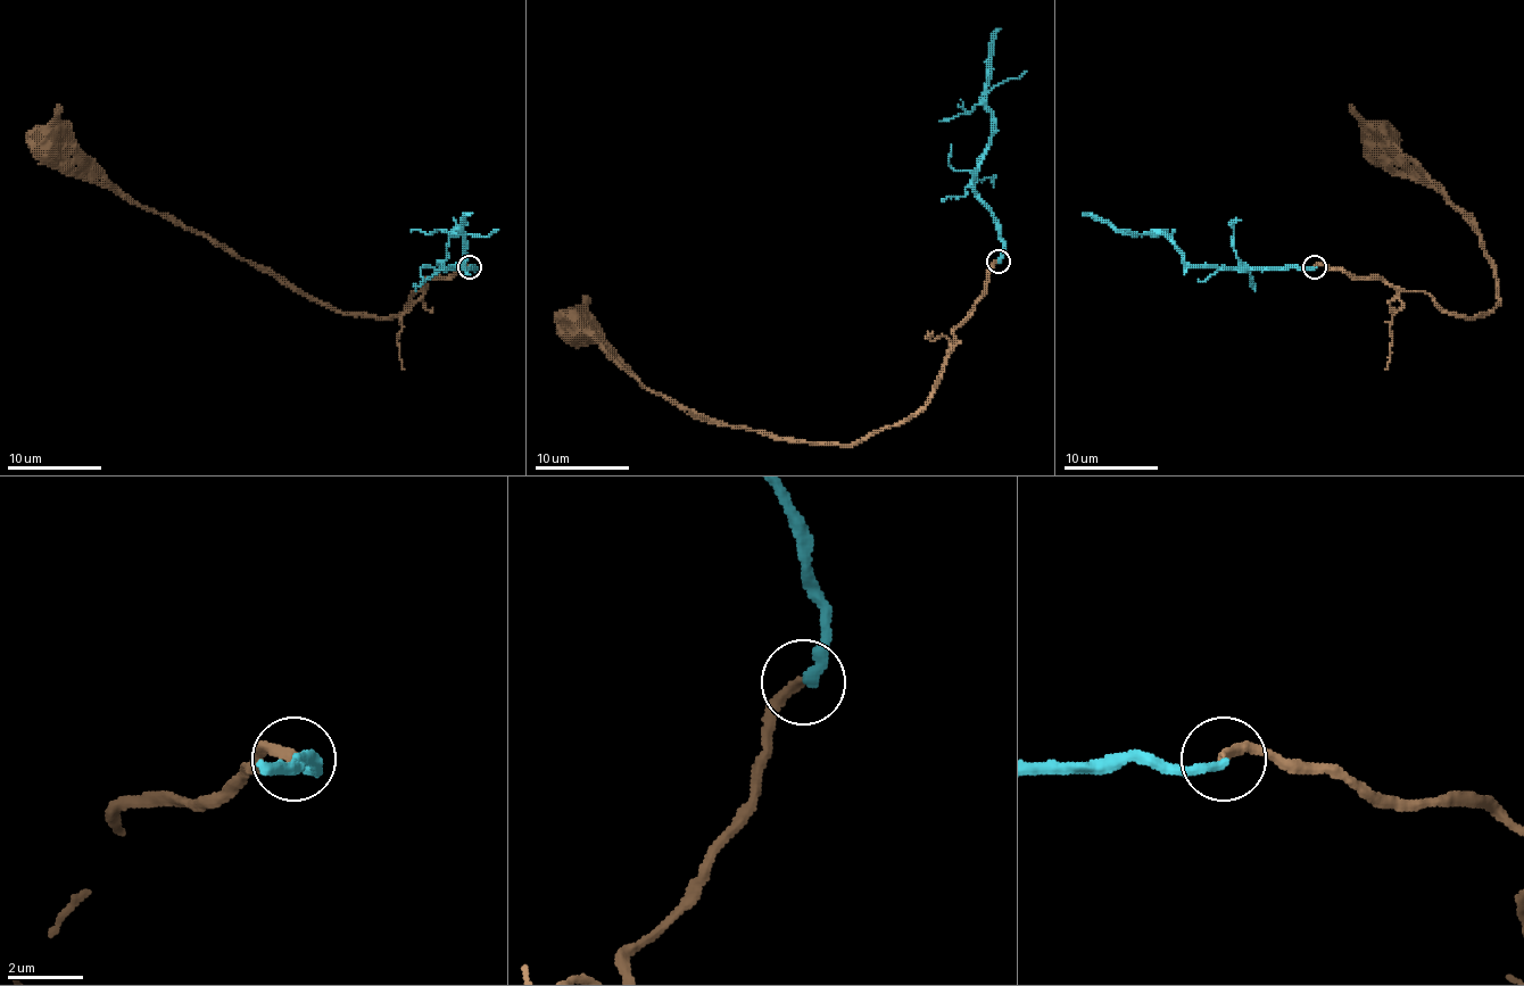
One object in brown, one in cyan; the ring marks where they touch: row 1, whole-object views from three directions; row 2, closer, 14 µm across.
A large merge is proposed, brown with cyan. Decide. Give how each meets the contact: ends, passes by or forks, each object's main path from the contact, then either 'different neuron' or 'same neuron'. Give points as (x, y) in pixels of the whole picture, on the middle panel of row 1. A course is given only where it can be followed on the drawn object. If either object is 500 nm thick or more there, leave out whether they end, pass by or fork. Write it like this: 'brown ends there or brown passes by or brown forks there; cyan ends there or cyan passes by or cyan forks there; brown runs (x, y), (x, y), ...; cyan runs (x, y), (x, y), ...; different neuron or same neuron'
brown ends there; cyan ends there; brown runs (999, 260), (925, 404), (845, 445), (779, 440), (674, 404), (573, 326); cyan runs (999, 260), (1003, 254), (999, 220), (972, 187), (972, 173), (994, 131), (986, 64), (991, 41), (1001, 28); different neuron

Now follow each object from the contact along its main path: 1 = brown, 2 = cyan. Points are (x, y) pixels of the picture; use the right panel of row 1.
1: (1314, 267), (1425, 291), (1458, 314), (1484, 314), (1498, 303), (1493, 265), (1480, 234), (1385, 127), (1380, 131)
2: (1314, 267), (1191, 265), (1162, 234), (1118, 232), (1083, 213)

